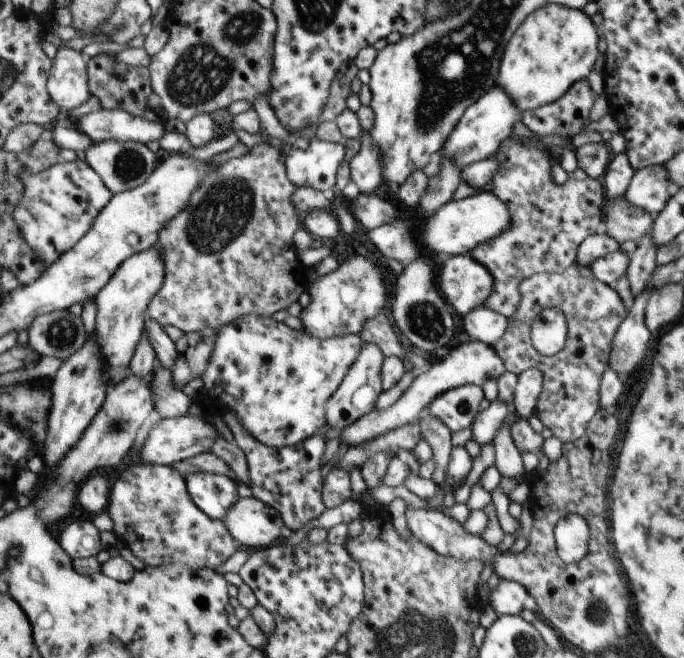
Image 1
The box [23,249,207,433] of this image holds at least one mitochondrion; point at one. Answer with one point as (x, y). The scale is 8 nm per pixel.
(63, 335)

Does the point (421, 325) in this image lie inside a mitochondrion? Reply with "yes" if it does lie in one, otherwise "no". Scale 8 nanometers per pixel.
yes

